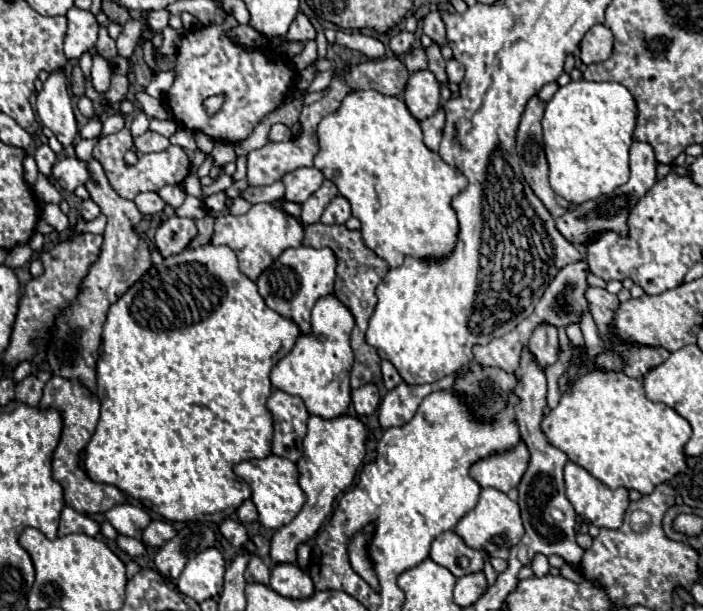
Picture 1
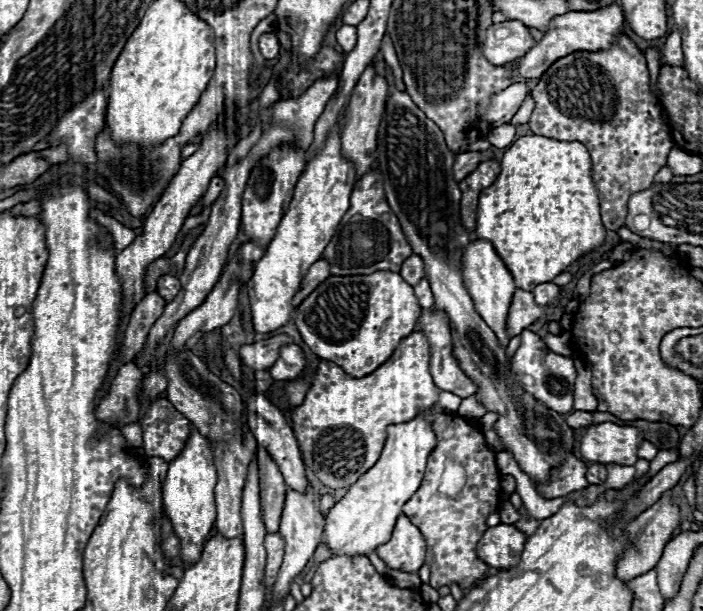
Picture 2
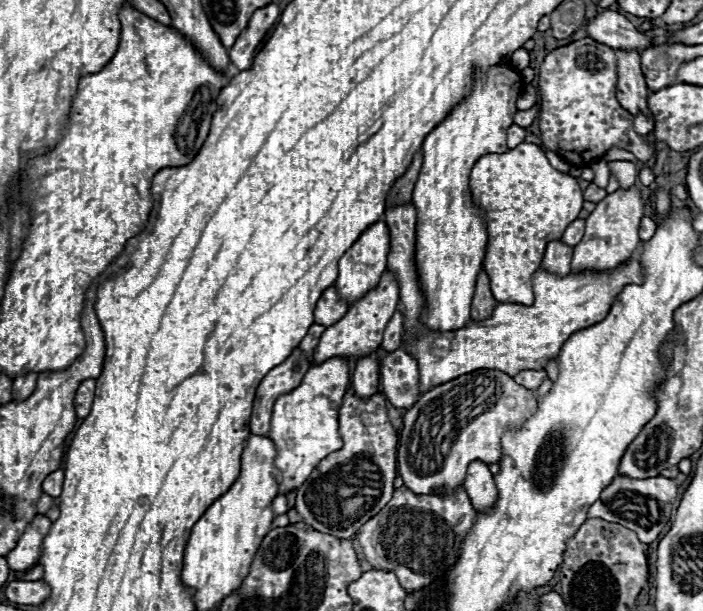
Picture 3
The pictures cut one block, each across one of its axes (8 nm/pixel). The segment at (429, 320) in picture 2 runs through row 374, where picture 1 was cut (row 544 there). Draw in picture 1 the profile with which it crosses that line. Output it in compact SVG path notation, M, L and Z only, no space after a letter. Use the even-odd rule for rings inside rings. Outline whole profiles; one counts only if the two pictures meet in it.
M454 530L442 532L438 538L434 538L430 558L440 566L448 568L458 578L466 574L482 572L486 562L484 552L464 546L464 540Z

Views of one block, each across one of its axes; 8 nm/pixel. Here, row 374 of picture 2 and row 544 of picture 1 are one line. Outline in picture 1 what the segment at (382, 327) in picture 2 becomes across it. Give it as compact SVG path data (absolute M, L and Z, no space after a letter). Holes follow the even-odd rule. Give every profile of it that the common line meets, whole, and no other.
M368 526L364 532L356 534L356 536L352 538L352 542L350 542L348 554L350 554L352 568L354 568L354 570L356 570L372 588L378 590L378 580L376 580L376 574L374 574L374 570L372 570L372 564L370 564L368 552L366 552L370 534L372 534L372 526Z

